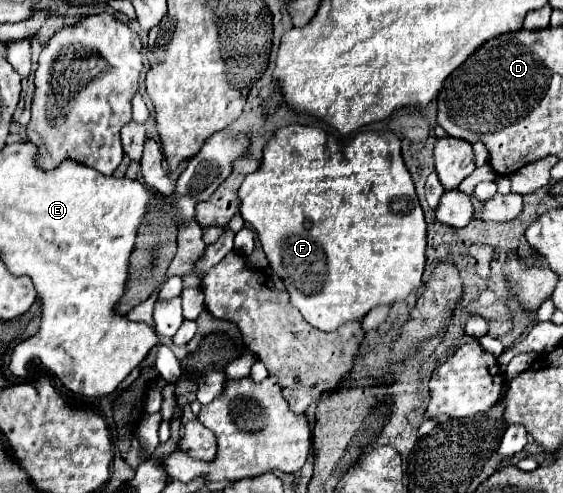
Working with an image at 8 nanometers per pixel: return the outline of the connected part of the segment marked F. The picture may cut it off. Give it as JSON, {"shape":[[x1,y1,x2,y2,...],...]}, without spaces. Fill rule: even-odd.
{"shape":[[287,125,281,127,265,145,261,165,255,173,247,175,243,185,239,187,239,213,243,221,247,221,255,231,263,245,263,251,269,259,271,269,283,279,287,293,291,295,293,307,297,307,307,323,311,323,319,331,335,331,343,323,363,319,373,307,377,305,391,305,397,301,403,301,411,291,419,289,423,267,425,267,425,245,427,245,427,223,423,219,423,209,419,205,419,199,415,195,415,185,411,179,409,169,405,167,405,161,401,157,401,141,395,133,385,131,385,147,343,147,341,153,337,153,337,145,345,145,347,135,327,133,321,127,311,125]]}

